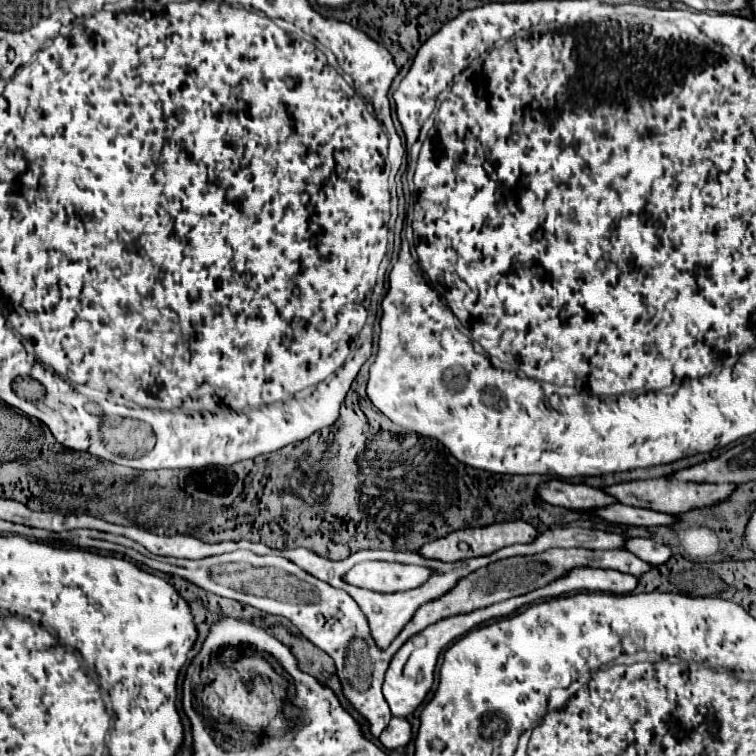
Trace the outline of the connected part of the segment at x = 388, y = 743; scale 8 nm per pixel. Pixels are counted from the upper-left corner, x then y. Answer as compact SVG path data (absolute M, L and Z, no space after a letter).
M393 717L391 723L387 725L385 733L381 733L379 739L387 749L405 747L411 741L411 723L403 717Z

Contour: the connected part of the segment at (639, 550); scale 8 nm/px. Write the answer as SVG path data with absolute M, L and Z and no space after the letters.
M629 539L629 549L643 561L651 561L651 565L663 565L673 557L673 549L655 541L655 539Z

